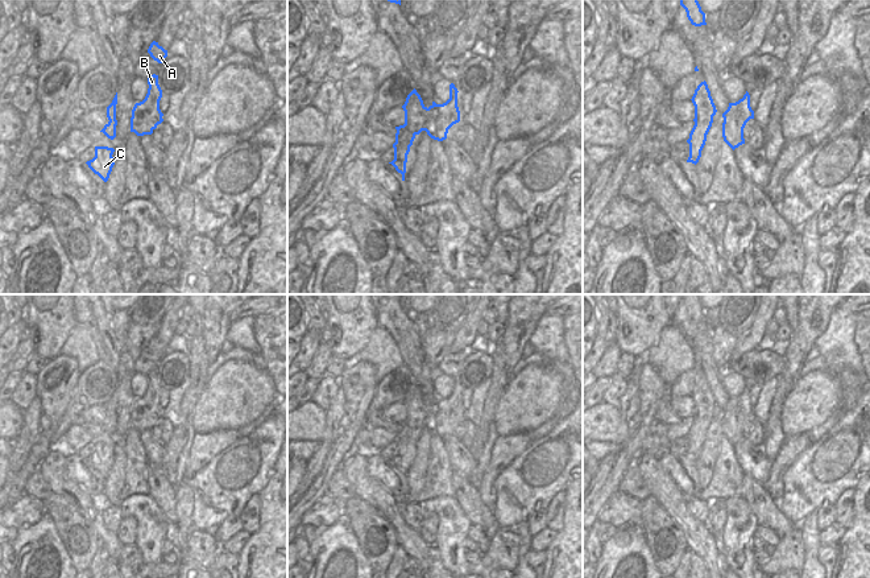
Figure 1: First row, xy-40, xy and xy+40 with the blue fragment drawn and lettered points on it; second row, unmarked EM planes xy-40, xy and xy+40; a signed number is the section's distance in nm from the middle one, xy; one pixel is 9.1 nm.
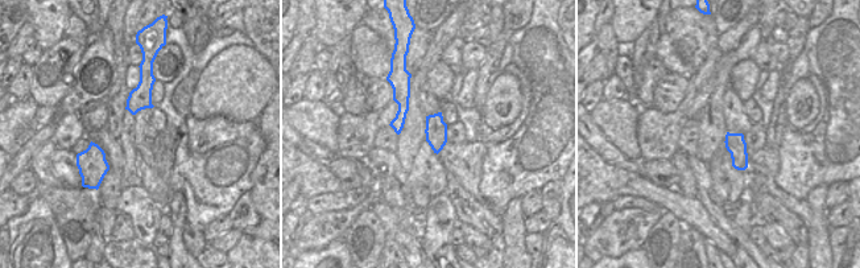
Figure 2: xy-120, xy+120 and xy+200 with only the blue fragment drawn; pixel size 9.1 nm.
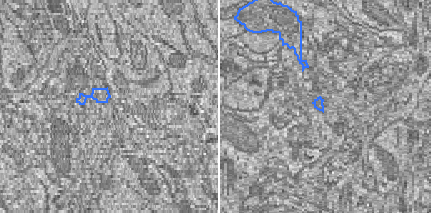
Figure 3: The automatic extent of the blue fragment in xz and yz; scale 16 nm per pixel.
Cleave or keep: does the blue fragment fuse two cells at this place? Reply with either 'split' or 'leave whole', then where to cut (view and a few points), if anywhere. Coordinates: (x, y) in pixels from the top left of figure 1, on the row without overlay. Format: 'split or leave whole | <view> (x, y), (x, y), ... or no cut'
split | xy (429, 404), (423, 425)

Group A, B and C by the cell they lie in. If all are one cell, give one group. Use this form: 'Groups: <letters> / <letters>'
Groups: A B / C.

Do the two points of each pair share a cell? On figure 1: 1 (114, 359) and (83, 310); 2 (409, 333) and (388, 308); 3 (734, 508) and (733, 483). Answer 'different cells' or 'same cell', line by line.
1: same cell
2: same cell
3: different cells

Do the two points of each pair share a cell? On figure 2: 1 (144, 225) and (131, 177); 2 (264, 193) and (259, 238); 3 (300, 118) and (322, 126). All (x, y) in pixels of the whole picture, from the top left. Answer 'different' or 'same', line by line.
1: different
2: same
3: same

